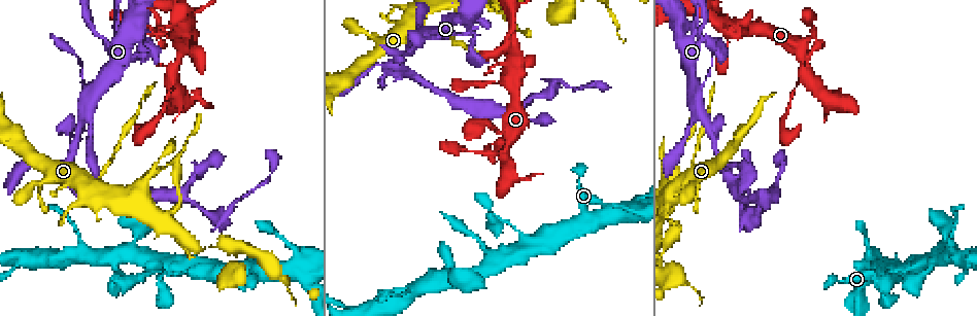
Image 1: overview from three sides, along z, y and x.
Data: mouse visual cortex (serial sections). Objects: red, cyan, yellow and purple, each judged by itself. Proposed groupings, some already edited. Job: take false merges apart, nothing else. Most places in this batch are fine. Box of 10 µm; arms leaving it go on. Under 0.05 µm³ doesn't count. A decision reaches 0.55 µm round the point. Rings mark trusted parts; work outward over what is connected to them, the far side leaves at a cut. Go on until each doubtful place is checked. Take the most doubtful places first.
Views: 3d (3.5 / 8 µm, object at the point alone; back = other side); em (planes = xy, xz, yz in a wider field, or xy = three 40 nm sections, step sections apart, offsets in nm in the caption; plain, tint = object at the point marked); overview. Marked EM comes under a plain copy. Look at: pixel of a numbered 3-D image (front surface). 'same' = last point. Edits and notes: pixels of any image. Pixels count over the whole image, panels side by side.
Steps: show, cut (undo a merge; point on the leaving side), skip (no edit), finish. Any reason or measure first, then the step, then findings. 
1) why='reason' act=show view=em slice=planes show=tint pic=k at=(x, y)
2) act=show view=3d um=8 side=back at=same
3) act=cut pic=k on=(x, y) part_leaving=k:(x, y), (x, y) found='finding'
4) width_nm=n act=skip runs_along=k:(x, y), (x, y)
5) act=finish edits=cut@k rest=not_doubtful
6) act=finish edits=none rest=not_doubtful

why='calibre changes' act=show view=3d um=3.5 side=back pic=1 at=(101, 176)

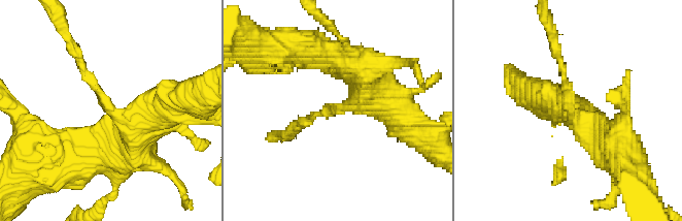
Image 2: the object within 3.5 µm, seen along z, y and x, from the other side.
arm_widths_nm=100,450 act=show view=em slice=planes show=tint pic=2 at=(109, 110)

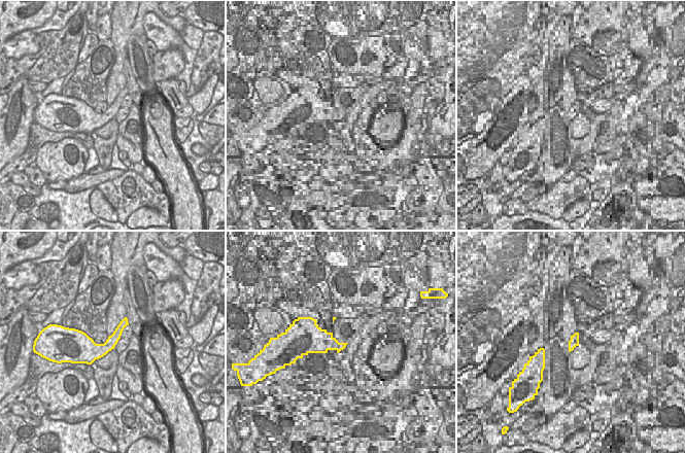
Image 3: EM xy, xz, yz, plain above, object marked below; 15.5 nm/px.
why='another direction' act=show view=em slice=xy step=1 show=tint at=same

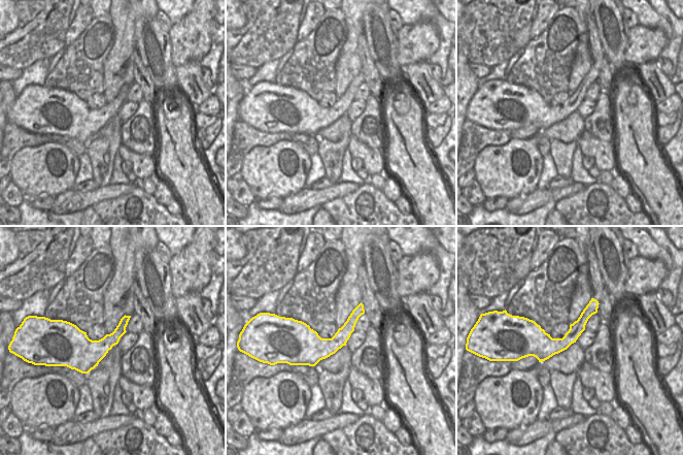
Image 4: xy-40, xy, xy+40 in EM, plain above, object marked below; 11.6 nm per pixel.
act=cut pic=2 on=(87, 76) found='a second cell is stuck on'

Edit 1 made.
act=show view=overview

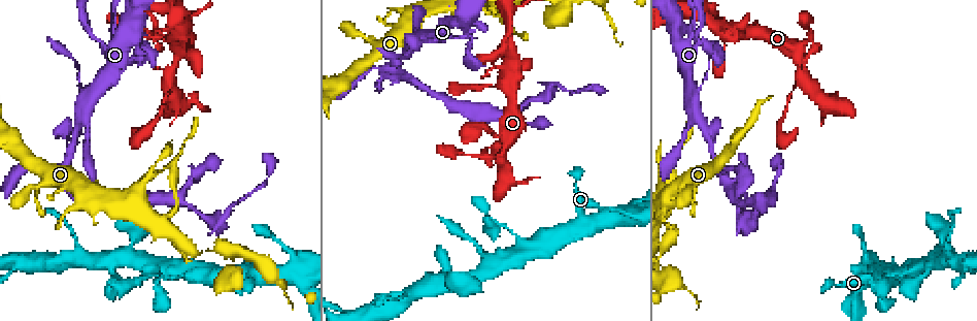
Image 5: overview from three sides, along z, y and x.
why='a fork' act=show view=3d um=3.5 pic=5 at=(71, 148)

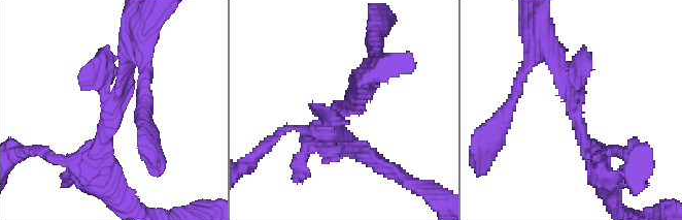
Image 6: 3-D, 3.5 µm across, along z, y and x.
why='shape alone is not enough' act=show view=em slice=planes show=tint pic=6 at=(109, 108)

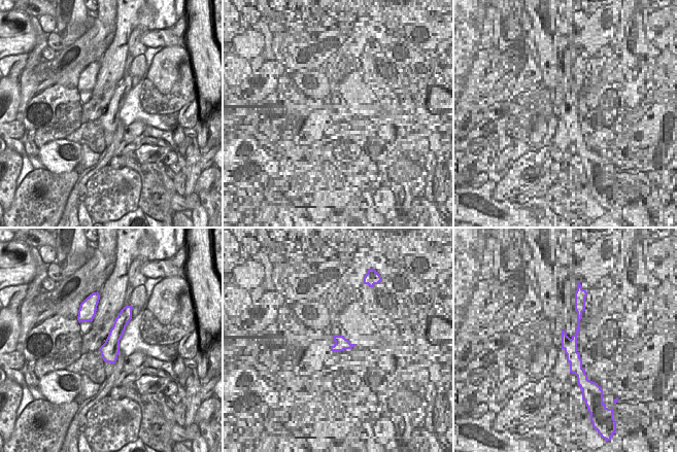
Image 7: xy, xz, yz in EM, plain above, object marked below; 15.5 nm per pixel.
act=skip runs_along=6:(551, 53), (599, 169) found='continuous, no second cell'

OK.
why='thick turns thin' act=show view=3d um=3.5 pic=5 at=(532, 98)

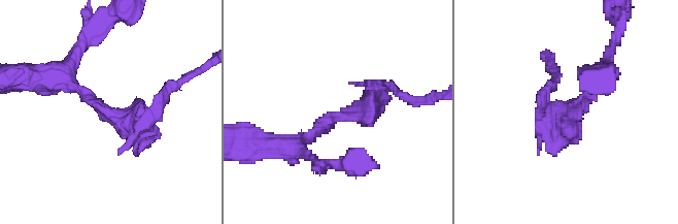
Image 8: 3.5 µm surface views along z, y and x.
arm_widths_nm=250,300 act=show view=em slice=planes show=tint pic=8 at=(341, 118)

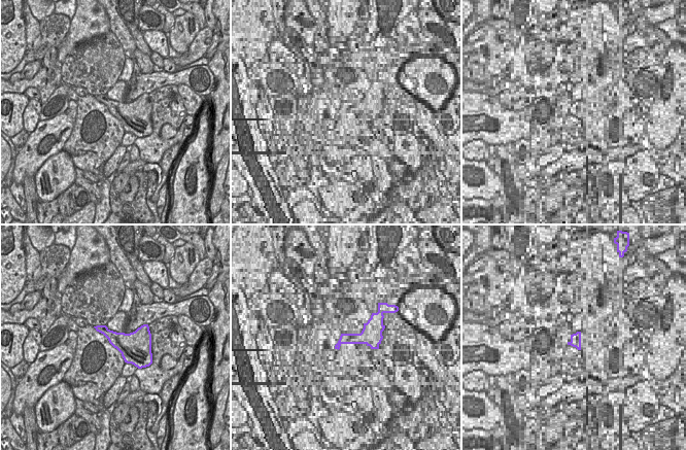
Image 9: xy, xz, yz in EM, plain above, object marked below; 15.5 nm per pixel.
why='another direction' act=show view=em slice=xy step=2 show=tint at=same

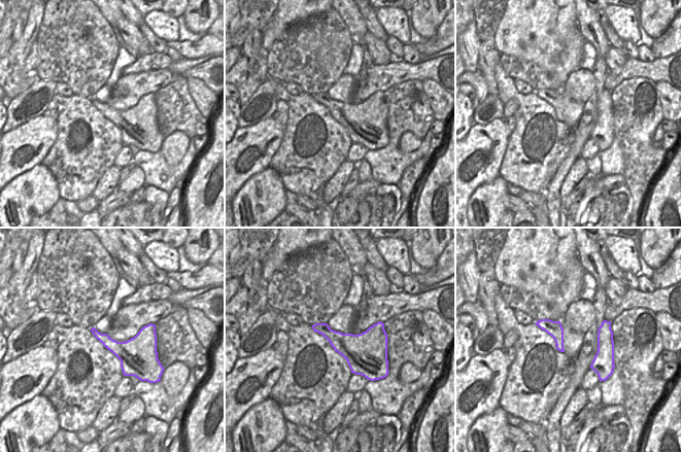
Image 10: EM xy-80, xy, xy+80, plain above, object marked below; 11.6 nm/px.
act=skip runs_along=8:(287, 147), (361, 112), (386, 86) found='continuous, no second cell'

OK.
why='branch point' act=show view=3d um=8 side=back pic=5 at=(164, 277)

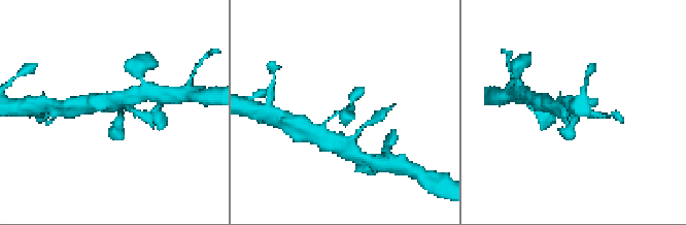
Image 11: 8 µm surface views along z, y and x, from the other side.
act=show view=em slice=planes show=tint at=same

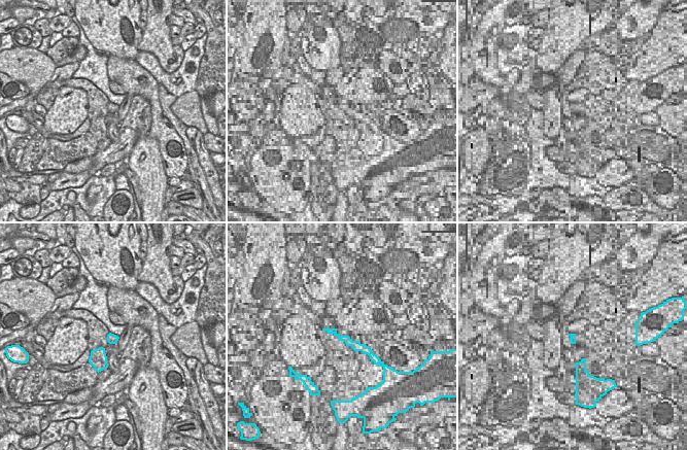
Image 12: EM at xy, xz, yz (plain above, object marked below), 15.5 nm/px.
act=skip found='continuous, no second cell'

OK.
why='abrupt turn' act=show view=3d um=3.5 side=back pic=5 at=(739, 214)

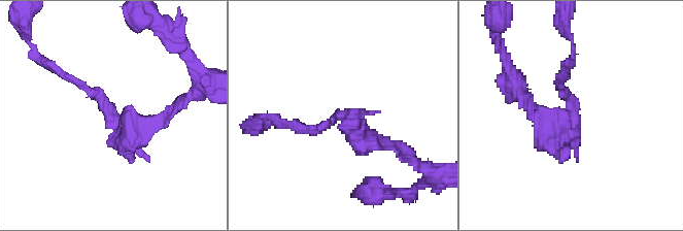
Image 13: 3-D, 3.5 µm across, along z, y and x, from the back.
arm_widths_nm=100,200 act=show view=em slice=xy step=3 show=tint pic=13 at=(572, 112)

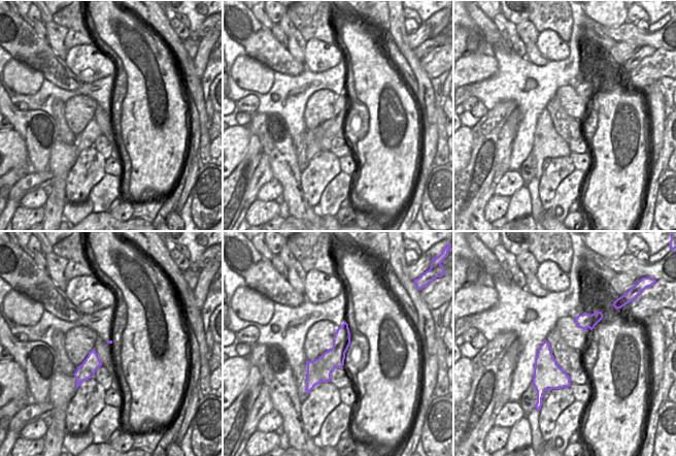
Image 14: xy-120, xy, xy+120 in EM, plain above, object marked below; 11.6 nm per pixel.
width_nm=240 act=skip runs_along=14:(345, 326), (338, 352), (312, 383) found='one cell here'

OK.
act=finish edits=cut@2 rest=not_doubtful

